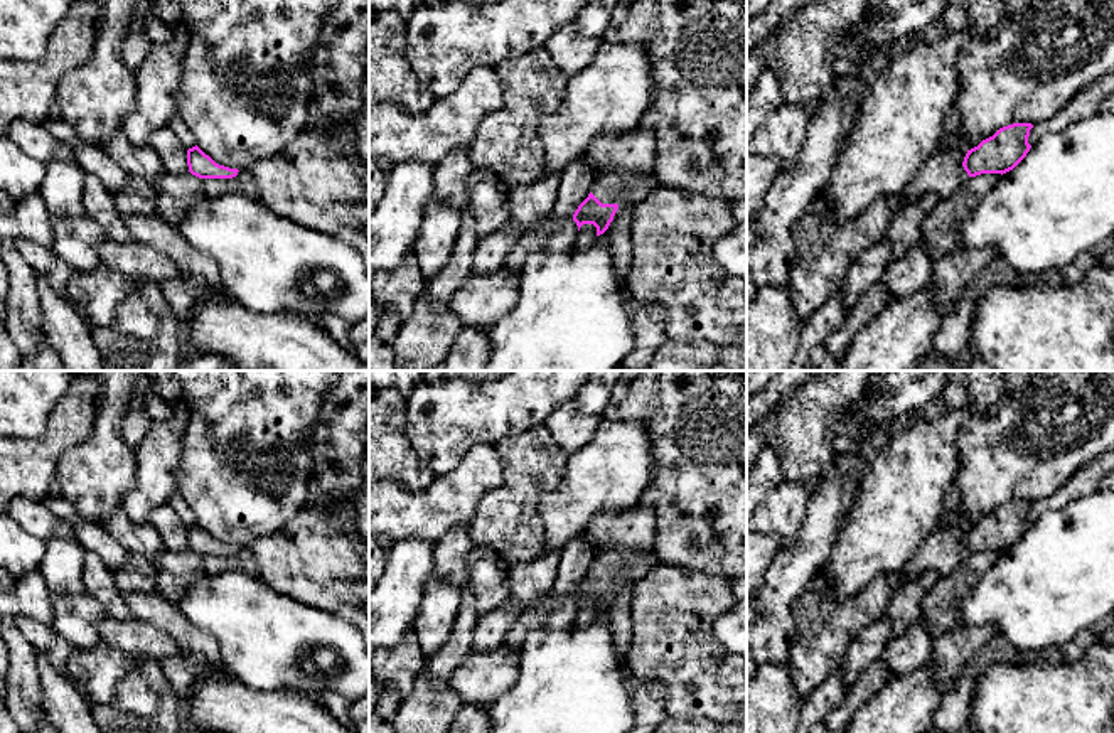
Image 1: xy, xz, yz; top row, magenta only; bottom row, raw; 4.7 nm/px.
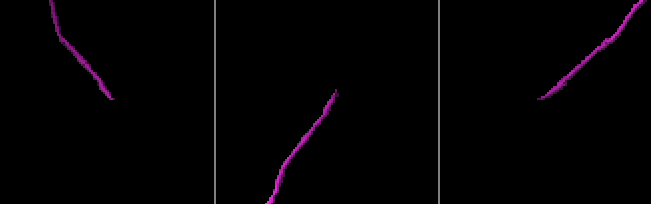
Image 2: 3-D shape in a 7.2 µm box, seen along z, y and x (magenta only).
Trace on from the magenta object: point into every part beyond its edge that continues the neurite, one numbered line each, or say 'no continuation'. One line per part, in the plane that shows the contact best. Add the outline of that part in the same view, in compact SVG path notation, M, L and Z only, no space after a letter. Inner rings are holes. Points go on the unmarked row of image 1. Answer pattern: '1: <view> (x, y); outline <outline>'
1: xz (615, 565); outline M613 548L595 558L592 571L602 581L635 583L656 564L659 564L656 549L647 554L632 556L624 548Z

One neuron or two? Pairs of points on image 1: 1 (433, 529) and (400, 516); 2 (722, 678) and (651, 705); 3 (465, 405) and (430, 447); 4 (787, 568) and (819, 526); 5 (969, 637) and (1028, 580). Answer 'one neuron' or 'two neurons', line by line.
1: one neuron
2: two neurons
3: one neuron
4: one neuron
5: two neurons

